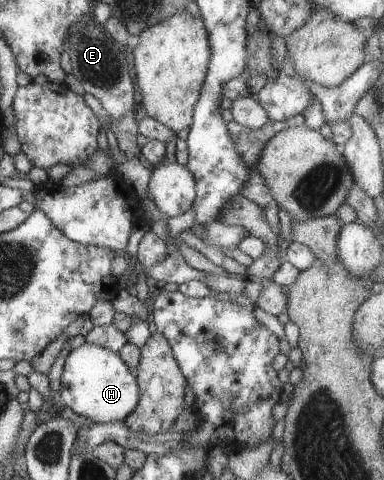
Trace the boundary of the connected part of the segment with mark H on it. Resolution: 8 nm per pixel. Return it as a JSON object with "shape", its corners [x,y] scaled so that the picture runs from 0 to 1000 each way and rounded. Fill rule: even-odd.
{"shape":[[[219,715],[203,727],[182,731],[169,748],[156,800],[146,840],[159,850],[172,844],[242,883],[320,879],[365,833],[365,810],[349,773],[305,733],[247,717]]]}

